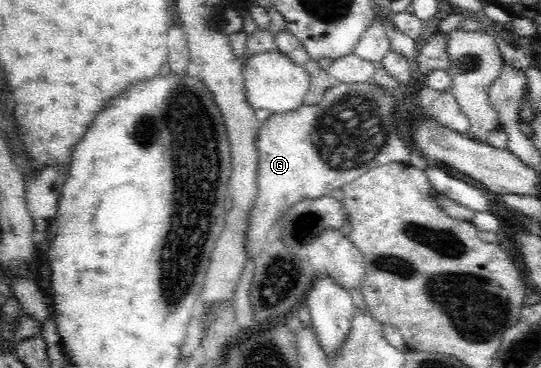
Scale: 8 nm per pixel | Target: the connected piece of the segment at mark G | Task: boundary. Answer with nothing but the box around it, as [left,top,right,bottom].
[246,82,411,328]

